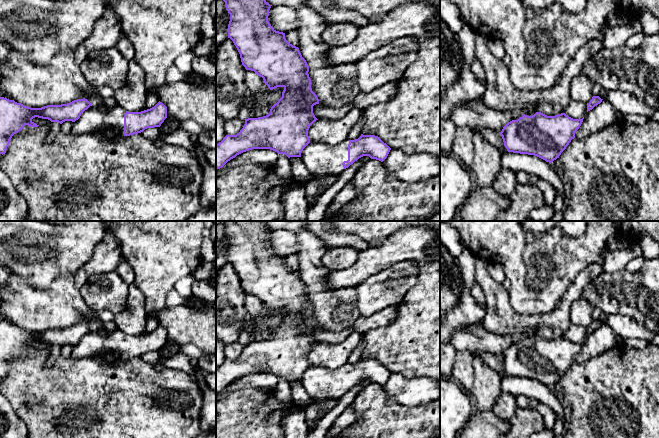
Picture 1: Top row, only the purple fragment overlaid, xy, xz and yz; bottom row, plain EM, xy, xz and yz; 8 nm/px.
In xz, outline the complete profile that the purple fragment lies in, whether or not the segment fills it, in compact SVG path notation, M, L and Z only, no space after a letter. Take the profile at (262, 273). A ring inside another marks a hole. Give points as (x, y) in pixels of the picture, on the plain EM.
M223 221L225 231L230 238L228 248L228 262L230 262L236 270L242 289L246 294L254 295L258 300L262 301L264 307L270 314L277 311L283 311L282 321L275 327L270 337L263 341L245 343L245 348L236 359L226 359L221 366L216 368L216 393L222 392L228 385L237 379L252 373L270 373L278 378L285 378L288 382L300 381L312 398L312 400L339 399L344 393L363 380L369 380L383 386L391 372L384 367L378 360L363 359L358 363L346 363L337 369L327 369L324 367L311 366L308 360L310 350L318 344L313 338L313 330L319 328L317 319L311 313L311 303L309 301L309 290L302 281L299 272L290 268L285 257L276 255L269 247L269 234L272 229L266 226L265 221Z

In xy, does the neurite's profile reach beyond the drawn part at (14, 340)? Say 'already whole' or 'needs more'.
needs more

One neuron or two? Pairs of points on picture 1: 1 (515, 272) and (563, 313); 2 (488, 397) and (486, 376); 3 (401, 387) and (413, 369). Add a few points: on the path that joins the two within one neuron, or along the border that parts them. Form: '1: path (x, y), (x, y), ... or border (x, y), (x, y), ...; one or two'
1: border (569, 286), (558, 304), (551, 311), (534, 315); two
2: path (487, 392), (487, 381); one
3: border (391, 372), (402, 374), (407, 378), (429, 378); two

